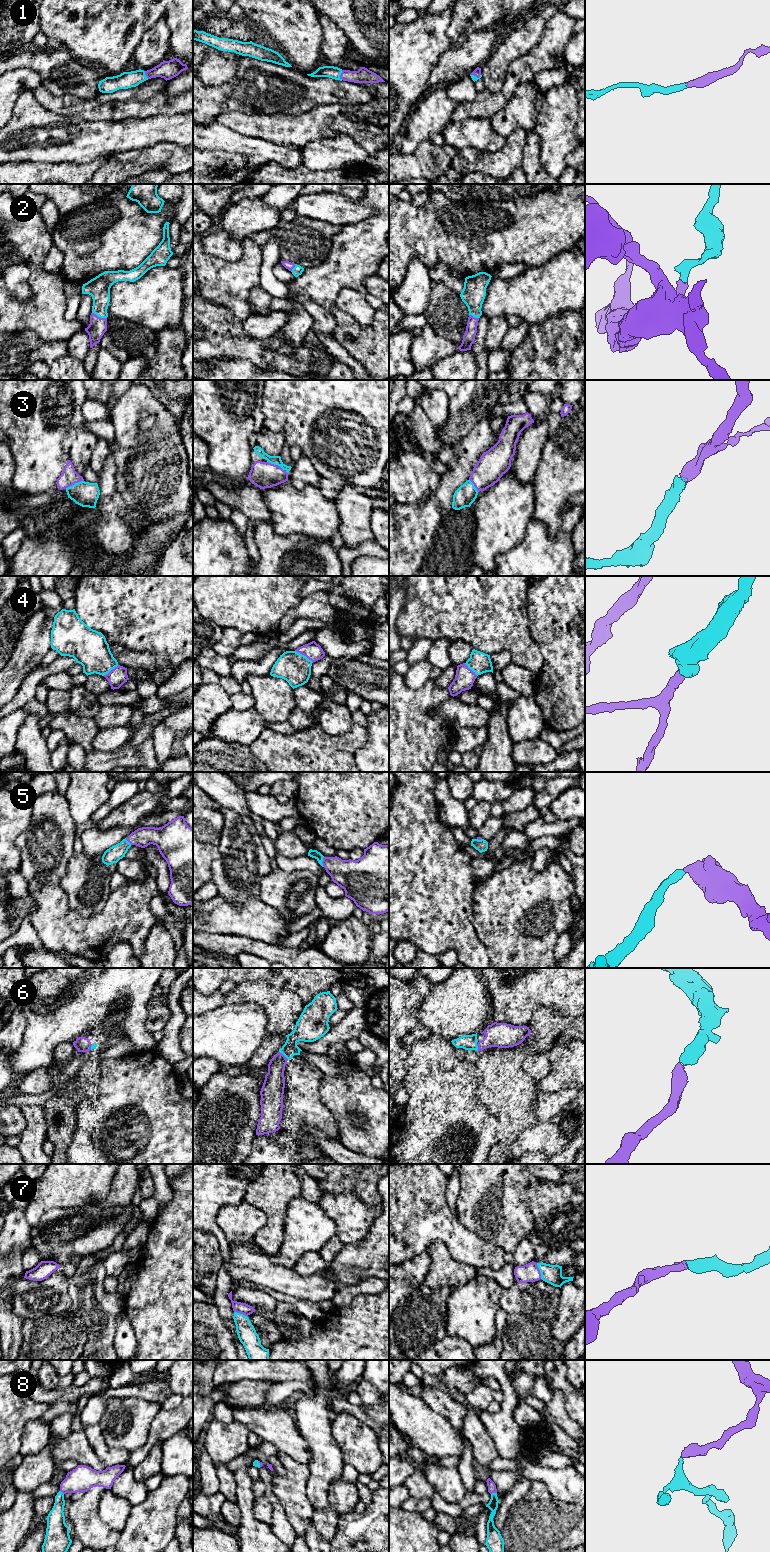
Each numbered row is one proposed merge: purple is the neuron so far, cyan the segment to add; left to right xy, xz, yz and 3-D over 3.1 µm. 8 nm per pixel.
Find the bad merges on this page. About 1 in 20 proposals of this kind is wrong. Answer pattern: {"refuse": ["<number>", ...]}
{"refuse": []}

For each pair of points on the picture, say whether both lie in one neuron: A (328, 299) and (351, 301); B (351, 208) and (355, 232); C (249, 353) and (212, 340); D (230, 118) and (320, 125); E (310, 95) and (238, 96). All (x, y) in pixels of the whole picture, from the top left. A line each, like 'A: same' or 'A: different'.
A: different
B: different
C: same
D: same
E: same

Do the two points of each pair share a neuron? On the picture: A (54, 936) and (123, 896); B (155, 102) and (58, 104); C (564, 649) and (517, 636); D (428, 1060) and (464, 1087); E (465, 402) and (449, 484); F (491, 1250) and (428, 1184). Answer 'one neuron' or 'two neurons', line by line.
A: one neuron
B: one neuron
C: two neurons
D: one neuron
E: two neurons
F: one neuron

